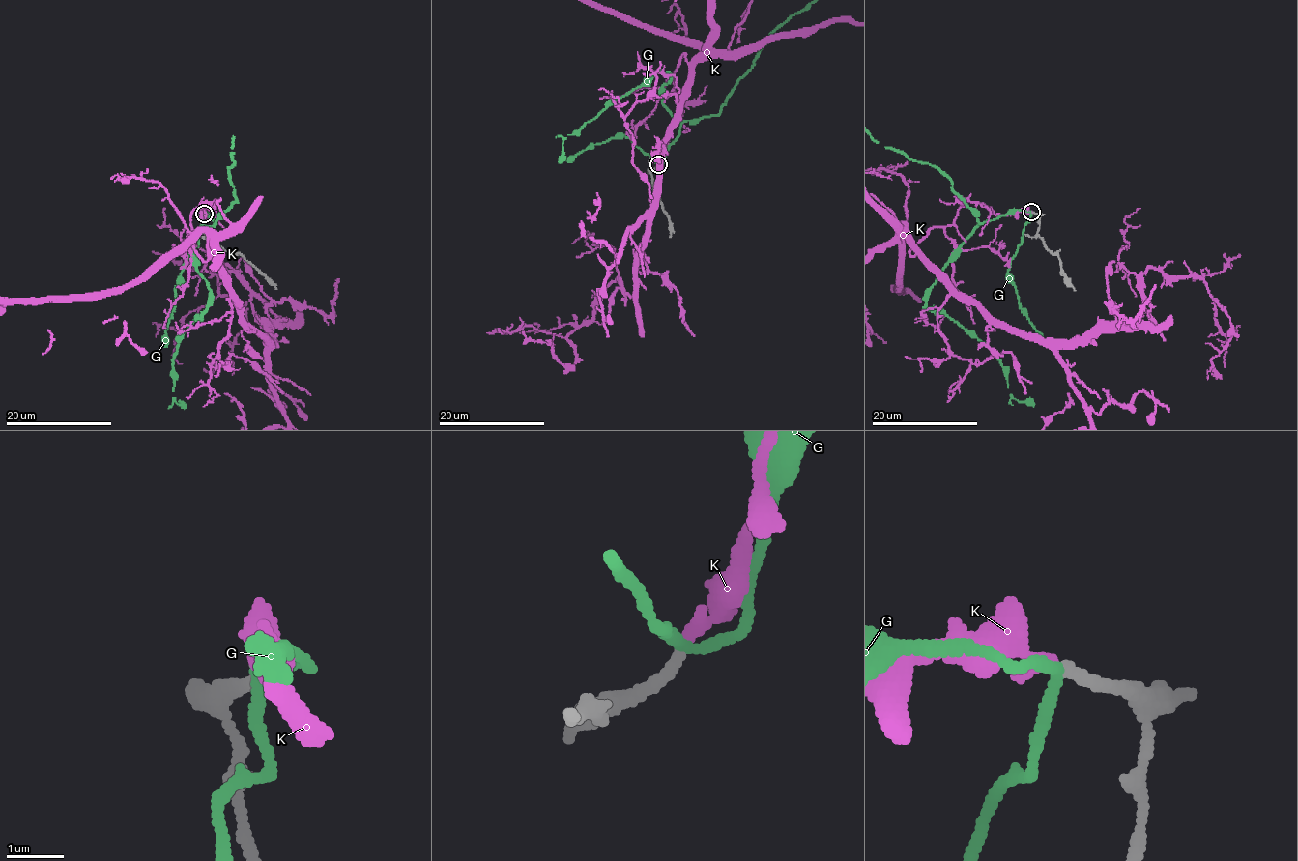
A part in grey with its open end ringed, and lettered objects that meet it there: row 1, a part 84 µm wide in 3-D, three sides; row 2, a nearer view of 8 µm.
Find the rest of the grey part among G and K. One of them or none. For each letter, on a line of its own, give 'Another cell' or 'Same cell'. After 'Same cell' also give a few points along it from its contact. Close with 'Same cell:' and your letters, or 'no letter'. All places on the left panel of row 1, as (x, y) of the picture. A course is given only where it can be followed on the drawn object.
G: Another cell
K: Same cell
Same cell: K

